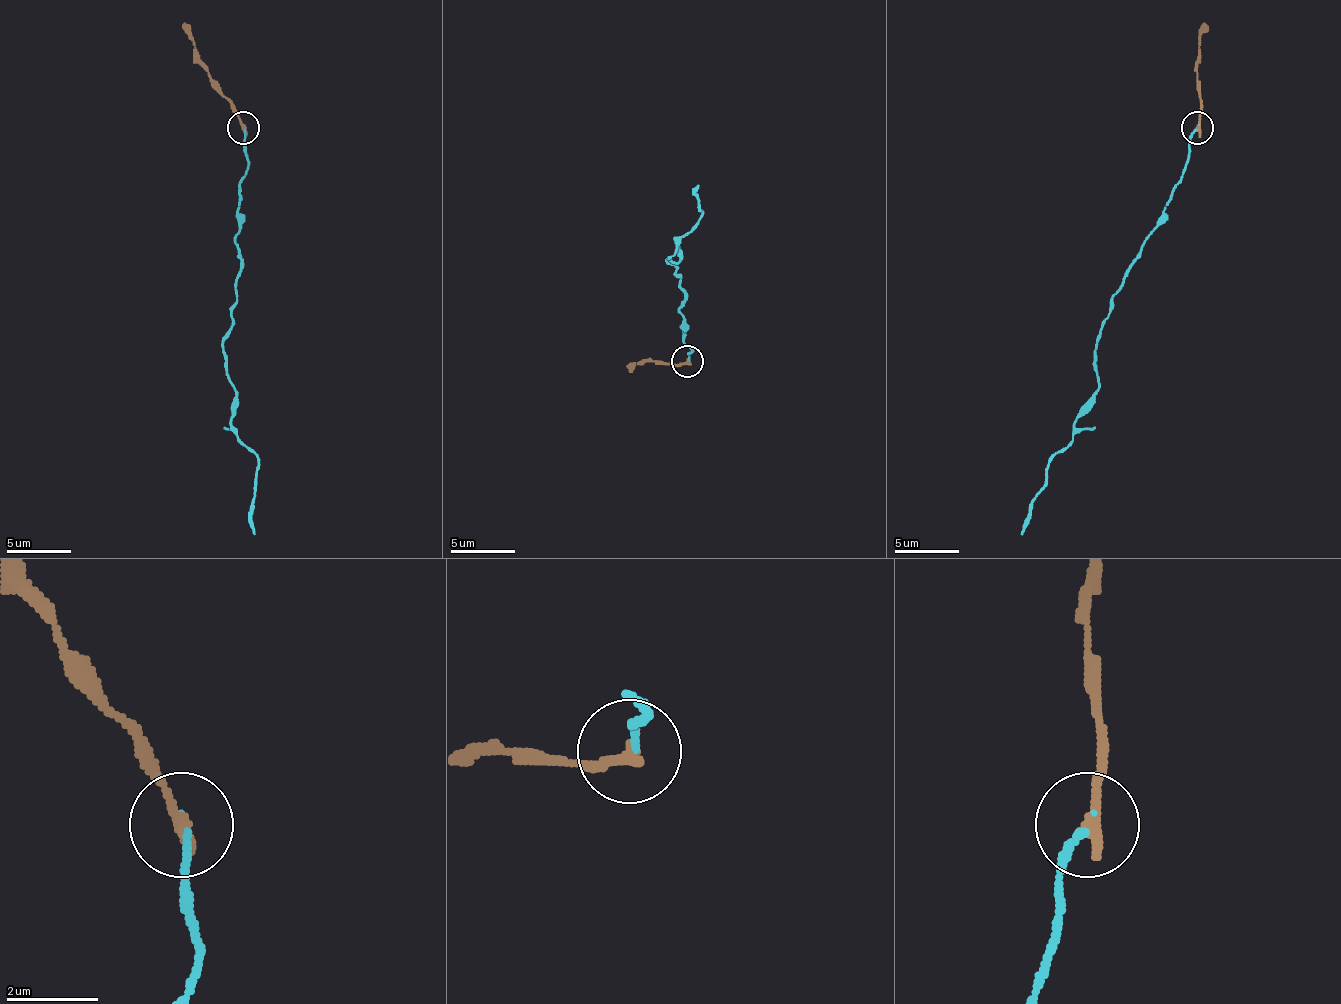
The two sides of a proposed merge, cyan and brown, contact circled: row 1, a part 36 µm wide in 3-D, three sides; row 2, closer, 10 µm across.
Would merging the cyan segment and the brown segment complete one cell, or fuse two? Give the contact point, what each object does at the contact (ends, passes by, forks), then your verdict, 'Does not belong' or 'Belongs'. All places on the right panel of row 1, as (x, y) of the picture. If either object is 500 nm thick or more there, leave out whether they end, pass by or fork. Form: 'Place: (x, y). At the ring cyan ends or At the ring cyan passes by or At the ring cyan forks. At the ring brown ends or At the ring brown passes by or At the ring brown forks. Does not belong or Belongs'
Place: (1197, 127). At the ring cyan ends. At the ring brown ends. Does not belong

